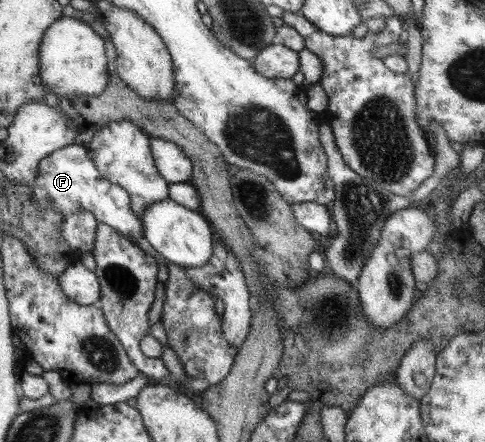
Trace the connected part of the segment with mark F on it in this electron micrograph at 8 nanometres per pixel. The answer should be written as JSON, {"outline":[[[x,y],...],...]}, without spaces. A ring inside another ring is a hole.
{"outline":[[[70,144],[45,156],[39,162],[38,176],[30,184],[30,189],[38,210],[52,207],[54,211],[68,215],[82,209],[91,212],[99,223],[111,226],[128,239],[145,236],[143,222],[130,208],[130,193],[103,178],[84,145]]]}

